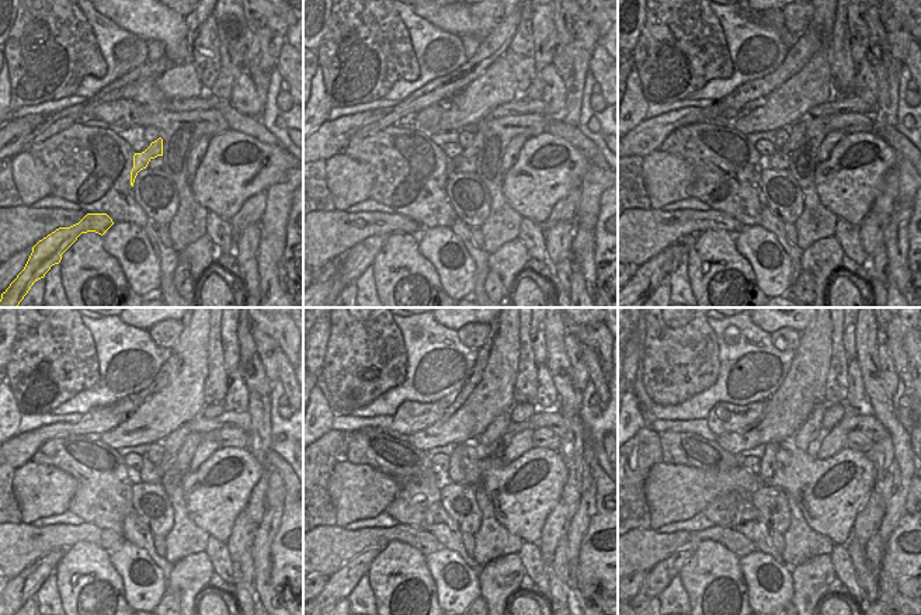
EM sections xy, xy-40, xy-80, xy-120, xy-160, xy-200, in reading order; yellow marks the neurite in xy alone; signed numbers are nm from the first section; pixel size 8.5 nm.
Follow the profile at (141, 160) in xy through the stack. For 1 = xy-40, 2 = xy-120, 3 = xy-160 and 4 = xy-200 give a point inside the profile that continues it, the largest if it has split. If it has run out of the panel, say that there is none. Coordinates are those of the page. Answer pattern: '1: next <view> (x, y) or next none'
1: next xy-40 (472, 150)
2: next xy-120 (171, 444)
3: next xy-160 (493, 434)
4: next xy-200 (809, 431)

